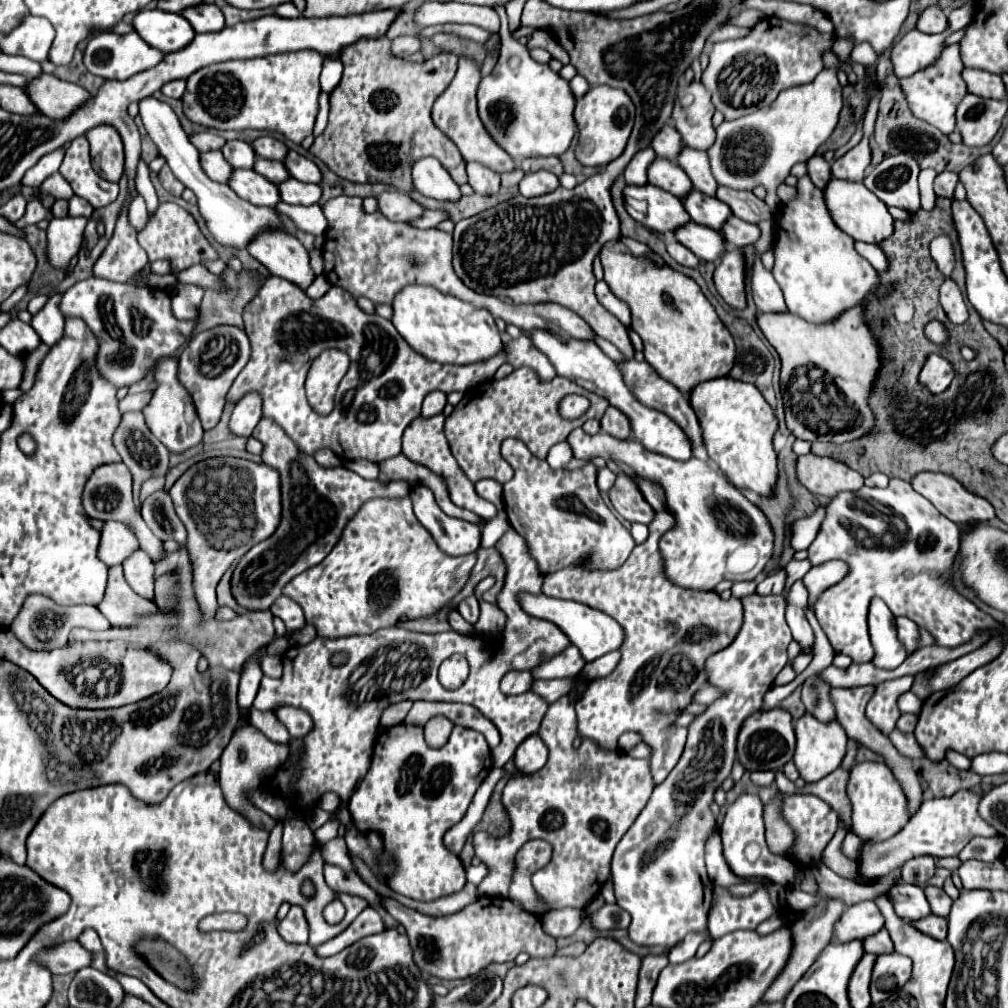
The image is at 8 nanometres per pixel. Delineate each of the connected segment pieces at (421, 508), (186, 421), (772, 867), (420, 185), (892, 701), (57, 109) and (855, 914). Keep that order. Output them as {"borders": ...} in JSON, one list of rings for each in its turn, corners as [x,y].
{"borders":[[[[415,486],[409,496],[413,500],[417,520],[429,530],[429,534],[445,554],[465,556],[479,550],[481,528],[477,524],[447,516],[437,506],[435,496],[427,486]]],[[[163,358],[163,360],[157,362],[153,372],[155,372],[157,388],[153,392],[151,402],[143,410],[147,426],[153,432],[153,436],[167,446],[169,452],[181,454],[181,452],[185,452],[185,450],[189,450],[189,448],[193,448],[193,446],[197,446],[201,442],[203,426],[201,426],[201,422],[197,418],[191,394],[185,390],[185,386],[181,386],[181,382],[177,378],[177,372],[179,372],[177,362],[173,358]]],[[[741,794],[733,804],[727,806],[727,814],[721,824],[721,838],[723,838],[723,852],[725,860],[729,862],[729,868],[741,876],[765,876],[781,886],[793,884],[793,878],[797,874],[797,864],[775,856],[765,842],[765,824],[763,824],[763,802],[757,794]]],[[[419,158],[413,164],[413,186],[435,200],[459,200],[459,186],[453,182],[449,172],[437,162],[437,158]]],[[[903,676],[897,680],[889,680],[877,686],[875,696],[867,704],[867,718],[869,722],[879,730],[893,730],[895,722],[899,718],[899,708],[897,708],[897,698],[911,690],[913,676]]],[[[41,74],[39,78],[31,80],[27,92],[41,114],[53,120],[69,118],[75,110],[89,102],[89,98],[93,98],[93,94],[89,94],[85,88],[59,80],[51,74]]],[[[859,902],[849,906],[841,918],[835,922],[835,938],[839,942],[851,942],[867,938],[869,934],[877,934],[885,926],[881,910],[877,910],[875,902]]]]}

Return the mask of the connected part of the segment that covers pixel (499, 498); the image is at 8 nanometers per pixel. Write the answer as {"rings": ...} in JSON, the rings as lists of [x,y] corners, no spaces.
{"rings":[[[483,478],[481,482],[475,484],[475,490],[485,500],[493,502],[497,506],[497,510],[503,510],[503,486],[499,482],[493,482],[491,478]]]}

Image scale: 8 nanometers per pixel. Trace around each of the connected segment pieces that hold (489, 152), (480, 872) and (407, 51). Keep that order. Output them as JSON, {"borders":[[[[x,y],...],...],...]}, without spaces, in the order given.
{"borders":[[[[461,58],[459,60],[459,70],[453,78],[453,82],[449,84],[449,88],[435,100],[437,104],[433,104],[433,120],[435,124],[439,124],[439,130],[445,132],[459,148],[461,156],[465,162],[479,162],[495,172],[507,172],[513,170],[517,164],[513,158],[509,158],[509,154],[505,154],[505,150],[501,150],[501,146],[497,146],[493,142],[493,138],[489,138],[485,126],[481,126],[481,118],[477,114],[477,86],[479,86],[479,66],[473,64],[471,60]]],[[[481,864],[481,866],[469,866],[467,868],[467,880],[471,880],[471,884],[479,884],[483,878],[485,878],[485,872],[487,868],[485,868],[485,864]]],[[[399,36],[391,42],[391,54],[395,58],[407,58],[419,50],[419,38],[417,36]]]]}

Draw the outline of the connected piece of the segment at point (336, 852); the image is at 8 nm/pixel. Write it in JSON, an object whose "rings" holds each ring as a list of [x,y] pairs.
{"rings":[[[338,836],[322,845],[321,854],[323,854],[323,858],[328,864],[339,866],[339,868],[343,868],[347,872],[355,870],[343,837]]]}

